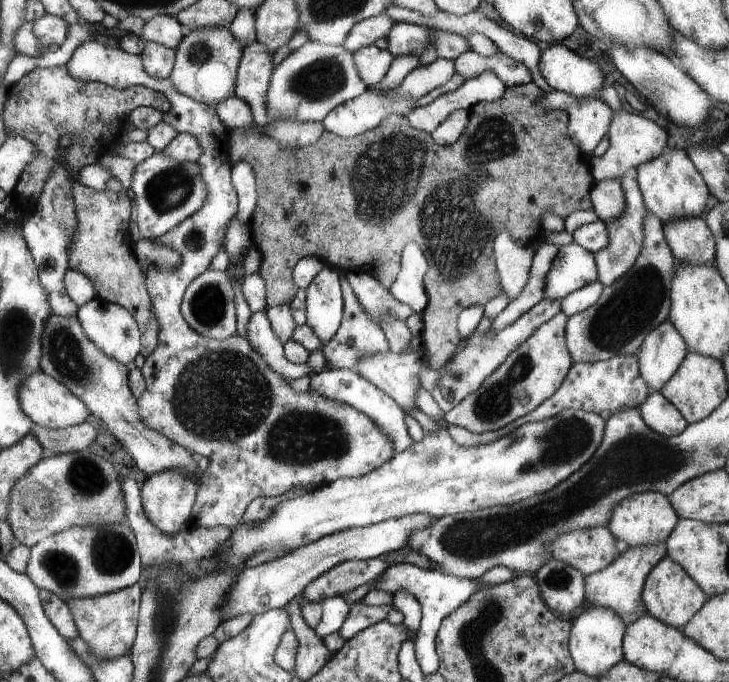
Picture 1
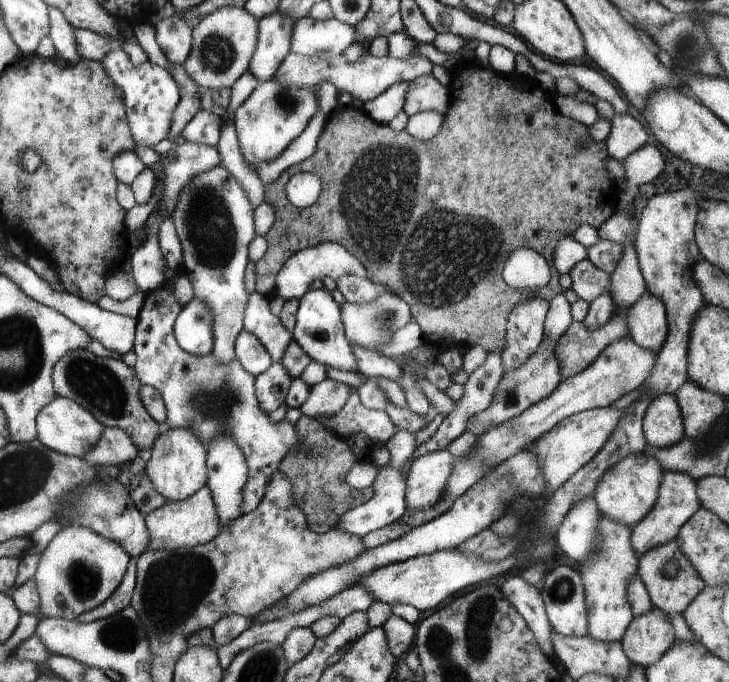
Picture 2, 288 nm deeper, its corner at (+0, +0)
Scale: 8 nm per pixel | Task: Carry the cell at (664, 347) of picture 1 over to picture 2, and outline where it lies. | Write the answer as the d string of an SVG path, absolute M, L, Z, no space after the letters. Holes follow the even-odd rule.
M643 294L629 308L627 324L631 330L629 336L637 346L651 350L653 354L659 354L659 350L663 348L667 340L667 332L669 332L667 310L659 298L651 294Z

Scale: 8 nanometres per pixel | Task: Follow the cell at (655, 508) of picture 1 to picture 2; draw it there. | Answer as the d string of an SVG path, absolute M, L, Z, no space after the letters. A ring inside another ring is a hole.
M645 454L625 456L625 460L619 460L615 466L611 466L601 476L597 490L593 494L593 500L597 504L601 518L609 518L609 520L629 526L629 528L635 526L653 508L661 480L663 480L663 470L655 458L645 456Z

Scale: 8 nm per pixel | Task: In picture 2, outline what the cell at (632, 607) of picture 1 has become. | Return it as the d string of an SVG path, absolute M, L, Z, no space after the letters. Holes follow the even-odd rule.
M667 472L661 480L657 500L653 508L635 524L631 526L631 536L629 536L629 546L637 554L637 558L645 556L645 552L651 552L653 548L667 544L677 538L679 528L701 508L697 492L695 492L695 480L681 474L681 472Z

